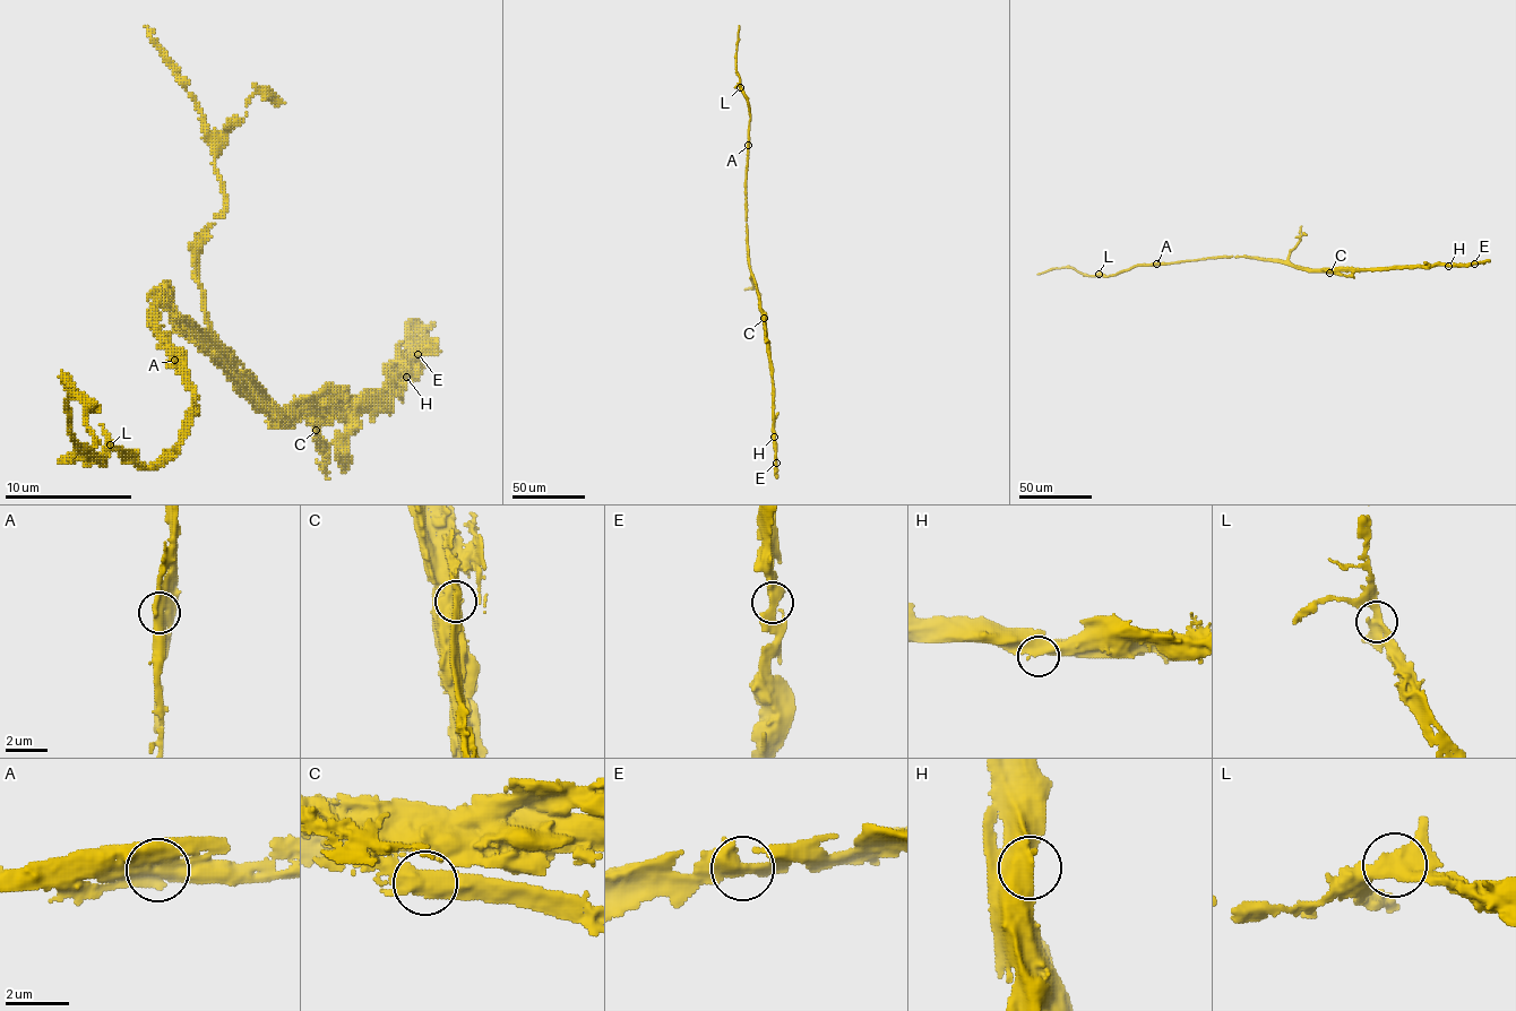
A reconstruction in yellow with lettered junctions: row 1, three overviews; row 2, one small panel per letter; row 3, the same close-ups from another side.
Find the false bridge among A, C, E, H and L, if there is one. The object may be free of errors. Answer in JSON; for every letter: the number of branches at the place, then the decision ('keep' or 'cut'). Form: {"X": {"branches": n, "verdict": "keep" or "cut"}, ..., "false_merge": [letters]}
{"A": {"branches": 2, "verdict": "keep"}, "C": {"branches": 2, "verdict": "cut"}, "E": {"branches": 2, "verdict": "keep"}, "H": {"branches": 2, "verdict": "keep"}, "L": {"branches": 2, "verdict": "keep"}, "false_merge": ["C"]}

